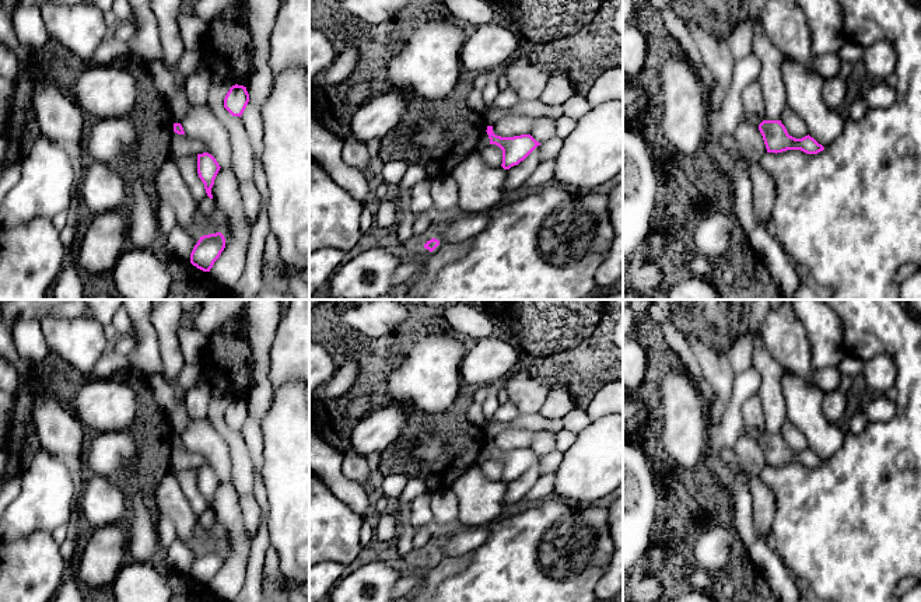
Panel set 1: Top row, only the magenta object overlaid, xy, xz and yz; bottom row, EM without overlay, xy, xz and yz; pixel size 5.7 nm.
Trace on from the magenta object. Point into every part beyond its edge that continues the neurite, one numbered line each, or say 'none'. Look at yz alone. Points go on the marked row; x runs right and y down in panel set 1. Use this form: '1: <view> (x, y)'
none

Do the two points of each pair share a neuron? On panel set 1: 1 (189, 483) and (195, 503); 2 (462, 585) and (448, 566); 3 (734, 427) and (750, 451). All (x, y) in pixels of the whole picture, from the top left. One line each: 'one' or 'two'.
1: one
2: two
3: two

